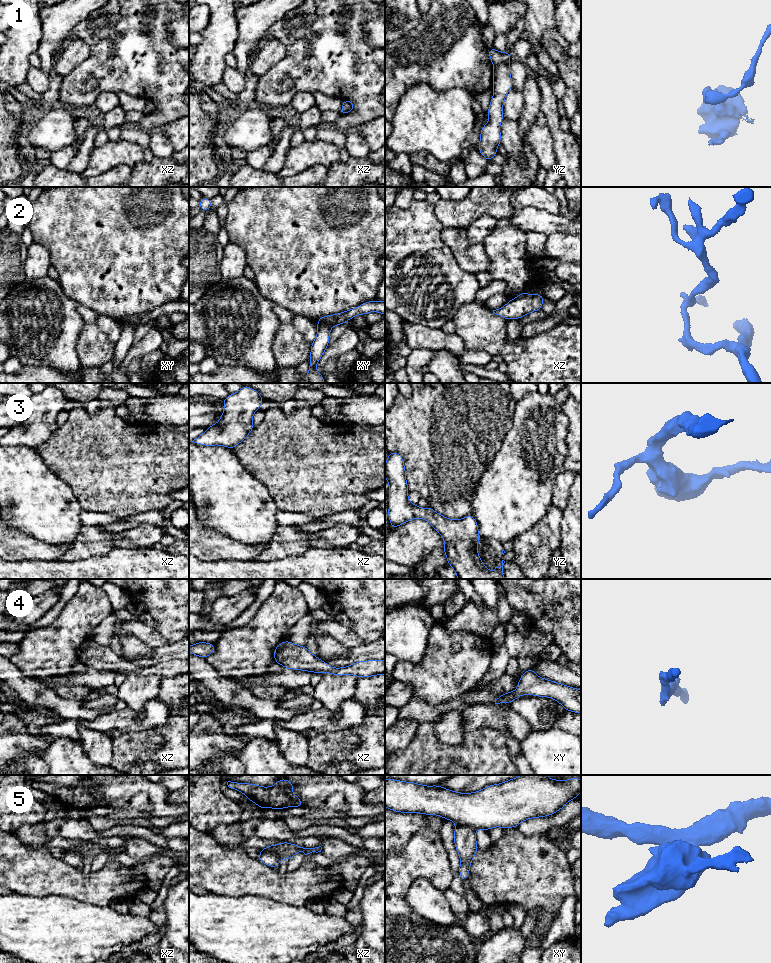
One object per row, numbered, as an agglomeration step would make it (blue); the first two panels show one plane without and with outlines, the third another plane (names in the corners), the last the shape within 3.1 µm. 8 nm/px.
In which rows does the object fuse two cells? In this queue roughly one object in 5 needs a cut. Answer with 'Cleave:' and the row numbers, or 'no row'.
Cleave: 1, 2, 5

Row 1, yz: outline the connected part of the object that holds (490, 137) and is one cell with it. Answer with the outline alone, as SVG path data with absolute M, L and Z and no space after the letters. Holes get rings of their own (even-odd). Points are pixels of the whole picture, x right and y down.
M509 64L494 66L492 87L494 95L487 111L489 122L482 126L478 144L479 152L488 162L498 154L497 146L501 144L500 124L504 119L503 103L513 87Z

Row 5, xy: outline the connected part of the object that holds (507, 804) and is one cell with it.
M521 775L500 784L486 786L484 789L472 793L459 793L440 785L426 786L415 782L385 779L385 807L394 812L437 815L445 820L452 820L456 825L488 831L493 827L517 828L522 821L553 815L561 810L568 801L578 798L580 791L581 780L577 777L569 780L554 780L546 775Z

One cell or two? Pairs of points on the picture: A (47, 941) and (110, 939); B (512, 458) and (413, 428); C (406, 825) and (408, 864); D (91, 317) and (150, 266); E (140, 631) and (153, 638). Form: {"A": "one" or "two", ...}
{"A": "one", "B": "two", "C": "two", "D": "two", "E": "one"}

